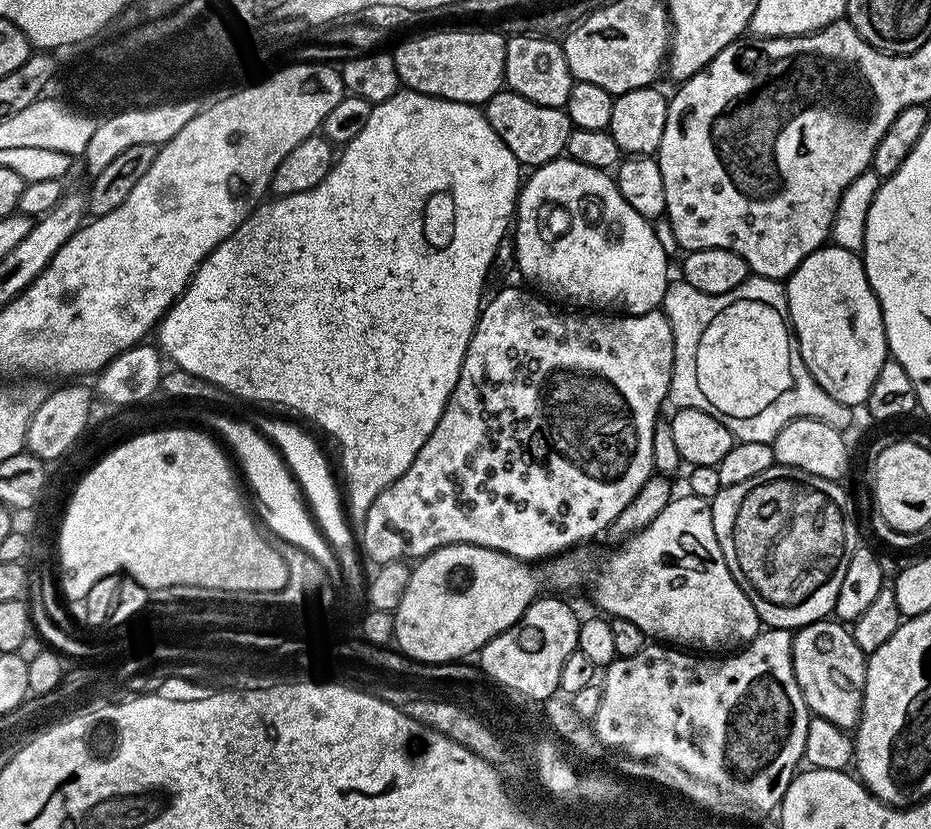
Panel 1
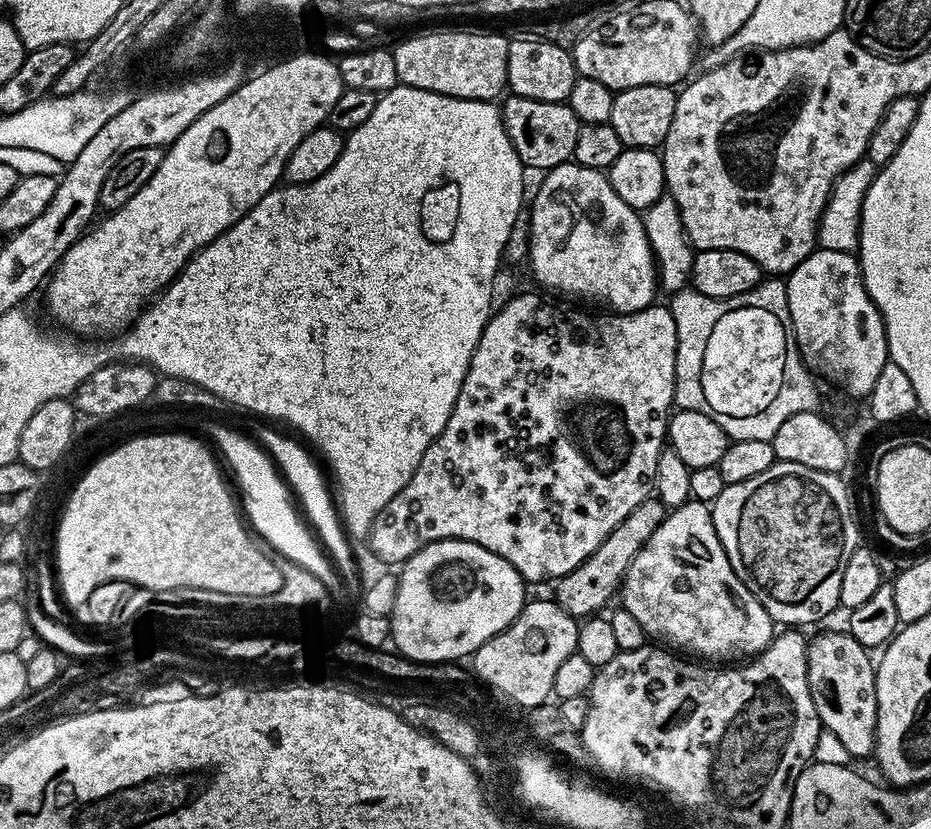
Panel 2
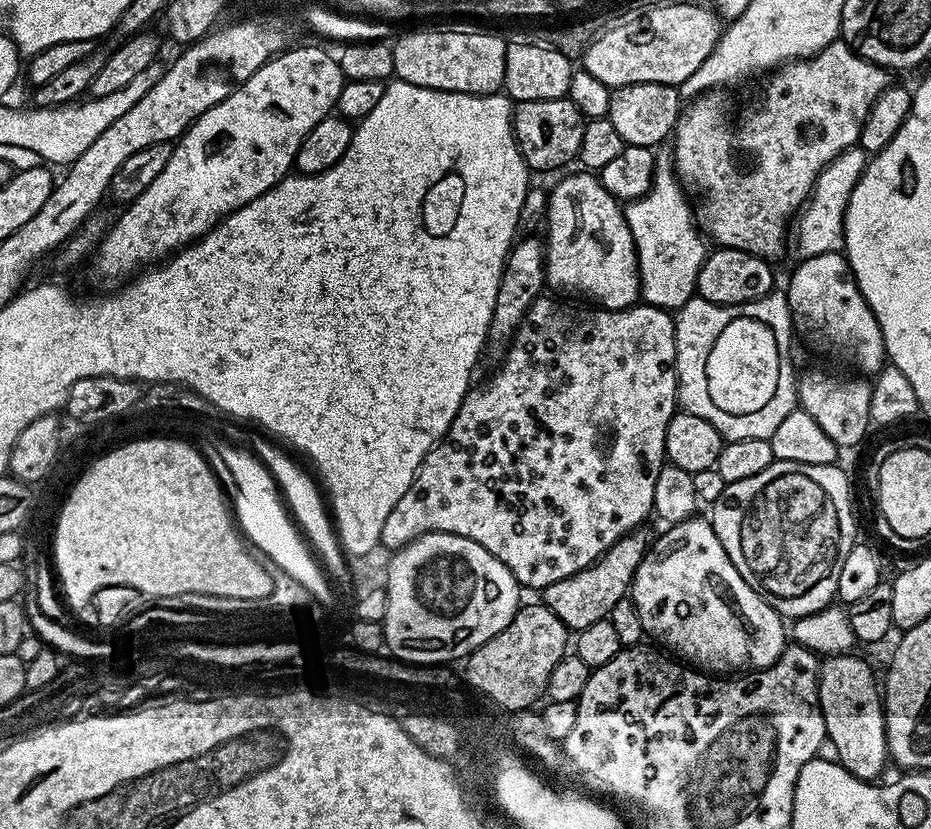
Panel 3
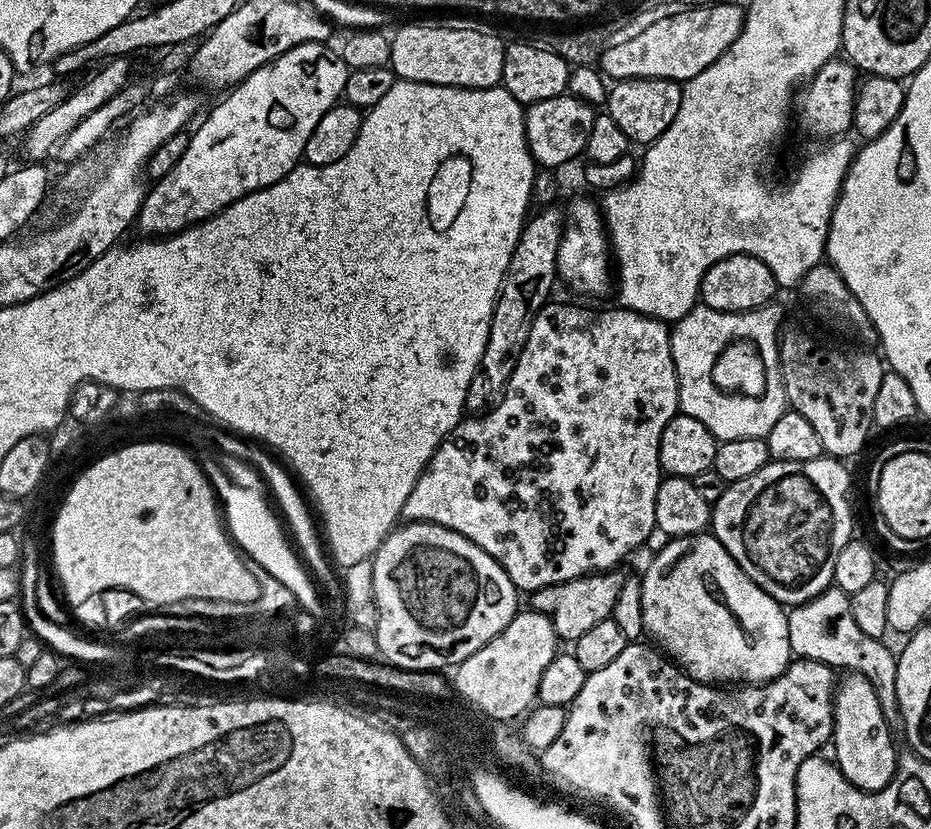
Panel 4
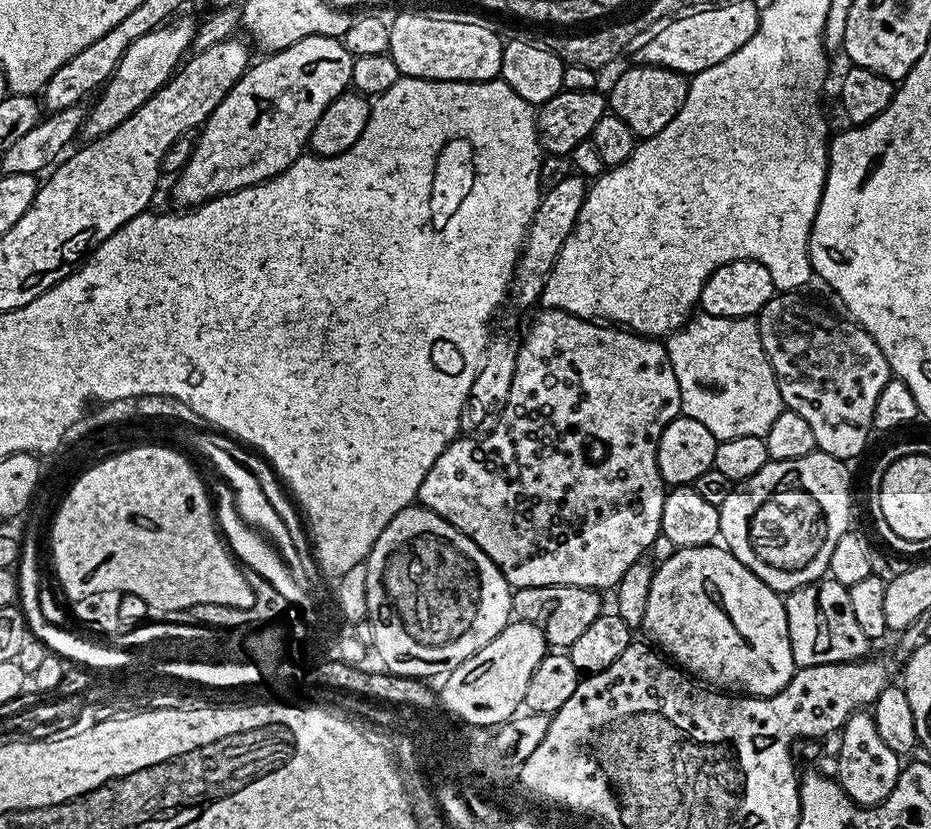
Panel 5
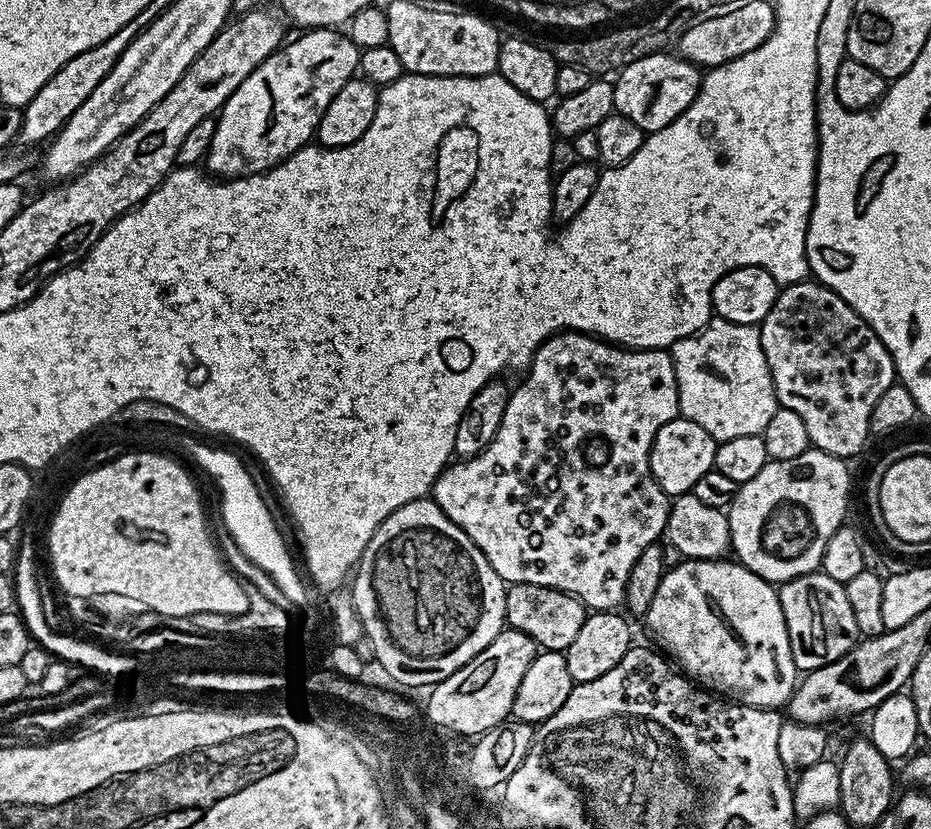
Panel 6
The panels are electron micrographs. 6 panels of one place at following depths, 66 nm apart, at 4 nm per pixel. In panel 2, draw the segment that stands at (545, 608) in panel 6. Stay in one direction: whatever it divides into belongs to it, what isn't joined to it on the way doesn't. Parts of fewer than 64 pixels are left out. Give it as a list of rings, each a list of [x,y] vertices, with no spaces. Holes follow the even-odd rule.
[[[649,498],[638,506],[634,506],[634,510],[630,510],[630,514],[626,514],[626,518],[622,518],[622,522],[618,526],[614,526],[614,530],[608,535],[606,542],[602,542],[602,546],[598,546],[598,550],[594,550],[594,554],[590,554],[590,558],[586,558],[577,568],[570,570],[570,574],[555,581],[556,604],[562,606],[562,610],[566,610],[566,614],[577,618],[587,618],[603,613],[605,611],[603,608],[607,609],[617,599],[620,586],[624,583],[626,570],[630,566],[630,562],[634,562],[634,554],[638,554],[638,550],[642,550],[642,546],[646,546],[646,542],[650,542],[650,534],[654,534],[654,530],[658,530],[665,515],[664,503],[655,498]]]

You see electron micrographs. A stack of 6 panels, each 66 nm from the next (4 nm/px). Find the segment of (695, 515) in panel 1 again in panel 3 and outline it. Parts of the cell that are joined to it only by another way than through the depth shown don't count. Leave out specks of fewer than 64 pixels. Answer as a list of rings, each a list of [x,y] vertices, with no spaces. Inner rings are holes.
[[[700,519],[683,520],[681,524],[665,527],[665,532],[651,541],[648,553],[638,566],[632,579],[630,598],[638,610],[638,618],[642,618],[644,631],[657,640],[657,645],[665,644],[660,646],[669,653],[685,656],[680,658],[712,674],[736,674],[741,670],[769,668],[785,650],[785,621],[749,586],[746,578],[738,574],[722,542],[718,542],[718,534],[714,534],[711,519]]]

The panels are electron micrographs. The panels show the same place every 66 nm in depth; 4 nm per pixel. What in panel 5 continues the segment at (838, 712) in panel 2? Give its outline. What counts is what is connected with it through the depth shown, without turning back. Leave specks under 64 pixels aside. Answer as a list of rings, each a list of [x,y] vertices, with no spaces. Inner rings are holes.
[[[857,710],[852,713],[844,727],[838,733],[840,749],[835,749],[836,763],[834,776],[839,786],[849,798],[861,808],[873,808],[880,804],[894,790],[898,782],[898,774],[902,767],[901,757],[886,742],[882,742],[882,734],[878,734],[878,726],[867,711]]]

